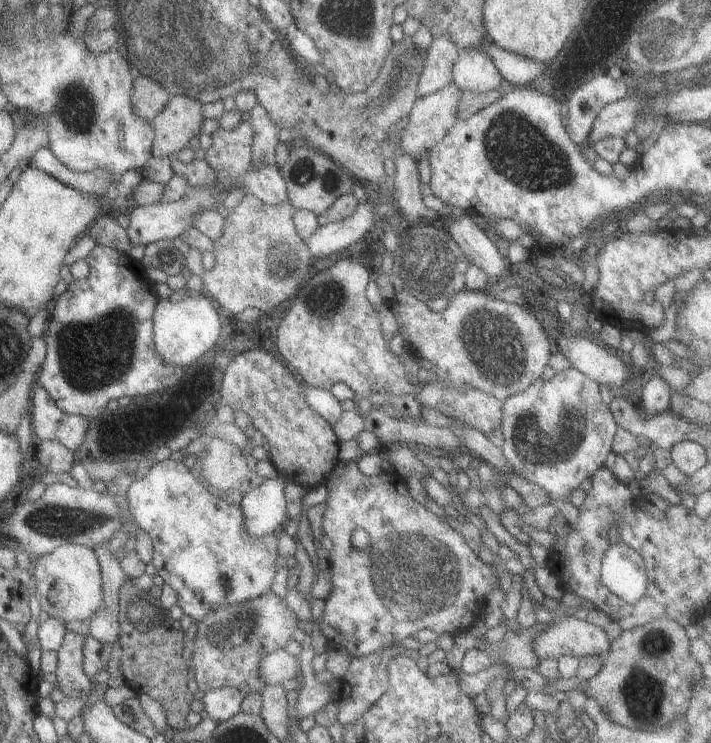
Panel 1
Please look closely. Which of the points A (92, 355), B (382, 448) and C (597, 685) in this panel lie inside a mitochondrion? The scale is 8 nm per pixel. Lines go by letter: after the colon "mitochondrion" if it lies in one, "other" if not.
A: mitochondrion
B: other
C: other

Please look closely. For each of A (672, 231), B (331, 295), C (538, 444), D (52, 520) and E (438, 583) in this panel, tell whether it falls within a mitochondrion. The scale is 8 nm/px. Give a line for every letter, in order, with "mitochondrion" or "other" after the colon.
A: other
B: mitochondrion
C: mitochondrion
D: mitochondrion
E: mitochondrion

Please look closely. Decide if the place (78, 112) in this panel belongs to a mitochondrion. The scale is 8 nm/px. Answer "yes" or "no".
yes

